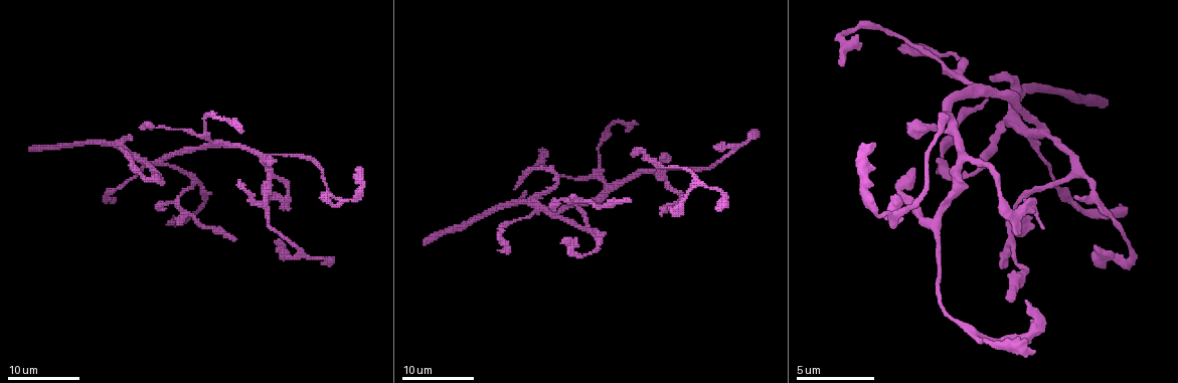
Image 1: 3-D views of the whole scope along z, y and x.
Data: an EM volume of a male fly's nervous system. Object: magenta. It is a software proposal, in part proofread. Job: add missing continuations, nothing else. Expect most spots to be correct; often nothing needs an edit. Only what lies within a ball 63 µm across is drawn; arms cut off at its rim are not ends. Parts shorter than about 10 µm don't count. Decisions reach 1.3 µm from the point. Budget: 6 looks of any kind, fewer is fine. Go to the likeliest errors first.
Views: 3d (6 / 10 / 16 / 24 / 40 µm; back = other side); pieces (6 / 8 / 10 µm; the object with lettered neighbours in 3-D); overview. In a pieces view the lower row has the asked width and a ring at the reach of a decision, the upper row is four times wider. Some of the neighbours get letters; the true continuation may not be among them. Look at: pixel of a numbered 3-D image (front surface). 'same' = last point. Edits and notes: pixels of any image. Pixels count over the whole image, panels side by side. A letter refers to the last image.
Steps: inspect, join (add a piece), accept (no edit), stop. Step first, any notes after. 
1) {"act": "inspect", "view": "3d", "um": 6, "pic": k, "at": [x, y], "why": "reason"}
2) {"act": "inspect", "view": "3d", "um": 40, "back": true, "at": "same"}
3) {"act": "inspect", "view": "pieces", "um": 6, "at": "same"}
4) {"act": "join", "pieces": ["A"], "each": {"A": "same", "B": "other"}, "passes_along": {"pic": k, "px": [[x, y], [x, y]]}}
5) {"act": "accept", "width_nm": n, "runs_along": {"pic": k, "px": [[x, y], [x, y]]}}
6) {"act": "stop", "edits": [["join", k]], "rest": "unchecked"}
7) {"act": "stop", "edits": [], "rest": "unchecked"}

{"act": "inspect", "view": "pieces", "um": 6, "pic": 1, "at": [628, 201], "why": "end of a long branch"}

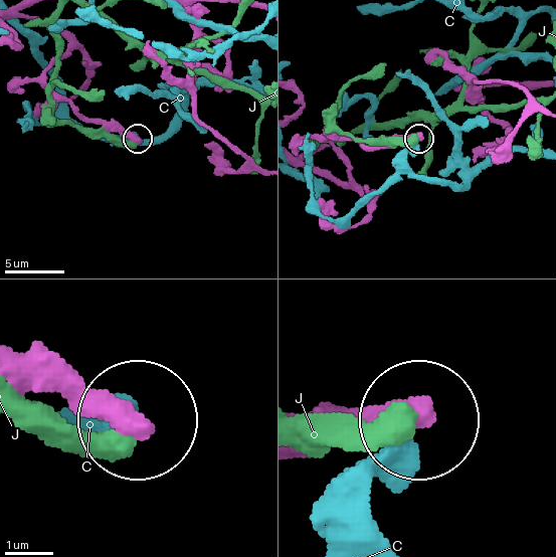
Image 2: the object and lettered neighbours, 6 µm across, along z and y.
{"act": "accept", "each": {"C": "other", "J": "other"}, "runs_along": {"pic": 2, "px": [[13, 353], [60, 361], [129, 413]]}, "found": "none of them fits"}

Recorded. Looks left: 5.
{"act": "inspect", "view": "pieces", "um": 6, "pic": 1, "at": [120, 148], "why": "an open end"}

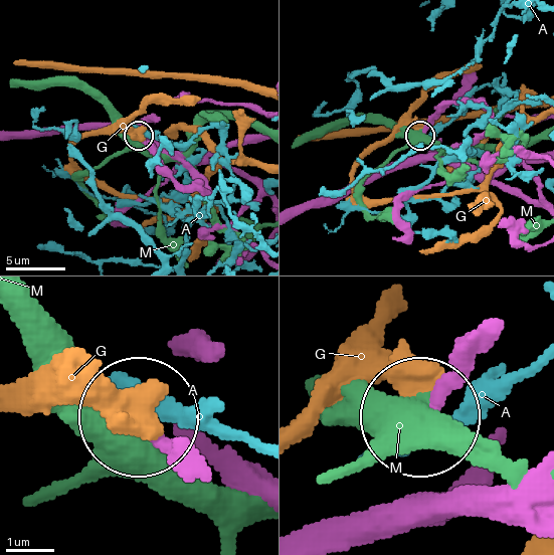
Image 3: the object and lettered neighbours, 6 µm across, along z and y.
{"act": "accept", "each": {"A": "other", "G": "other", "M": "other"}, "found": "none of them fits"}

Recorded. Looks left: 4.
{"act": "inspect", "view": "3d", "um": 10, "pic": 1, "at": [1027, 304], "why": "end of a long branch"}

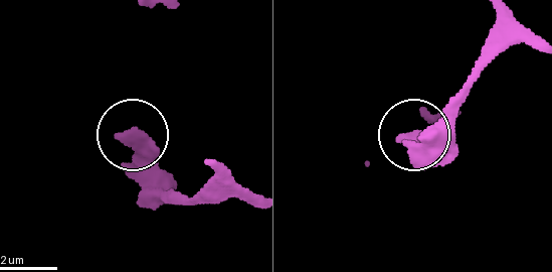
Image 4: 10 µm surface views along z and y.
{"act": "inspect", "view": "pieces", "um": 10, "pic": 4, "at": [413, 135]}

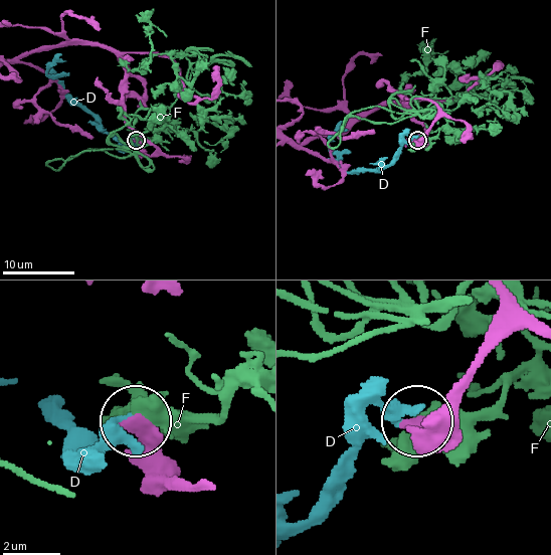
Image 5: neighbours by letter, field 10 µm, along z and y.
{"act": "accept", "width_nm": 350, "each": {"D": "other", "F": "other"}, "runs_along": {"pic": 5, "px": [[201, 482], [180, 479], [137, 421]]}, "found": "no lettered piece goes on from it"}

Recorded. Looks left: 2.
{"act": "stop", "edits": [], "rest": "unchecked"}

